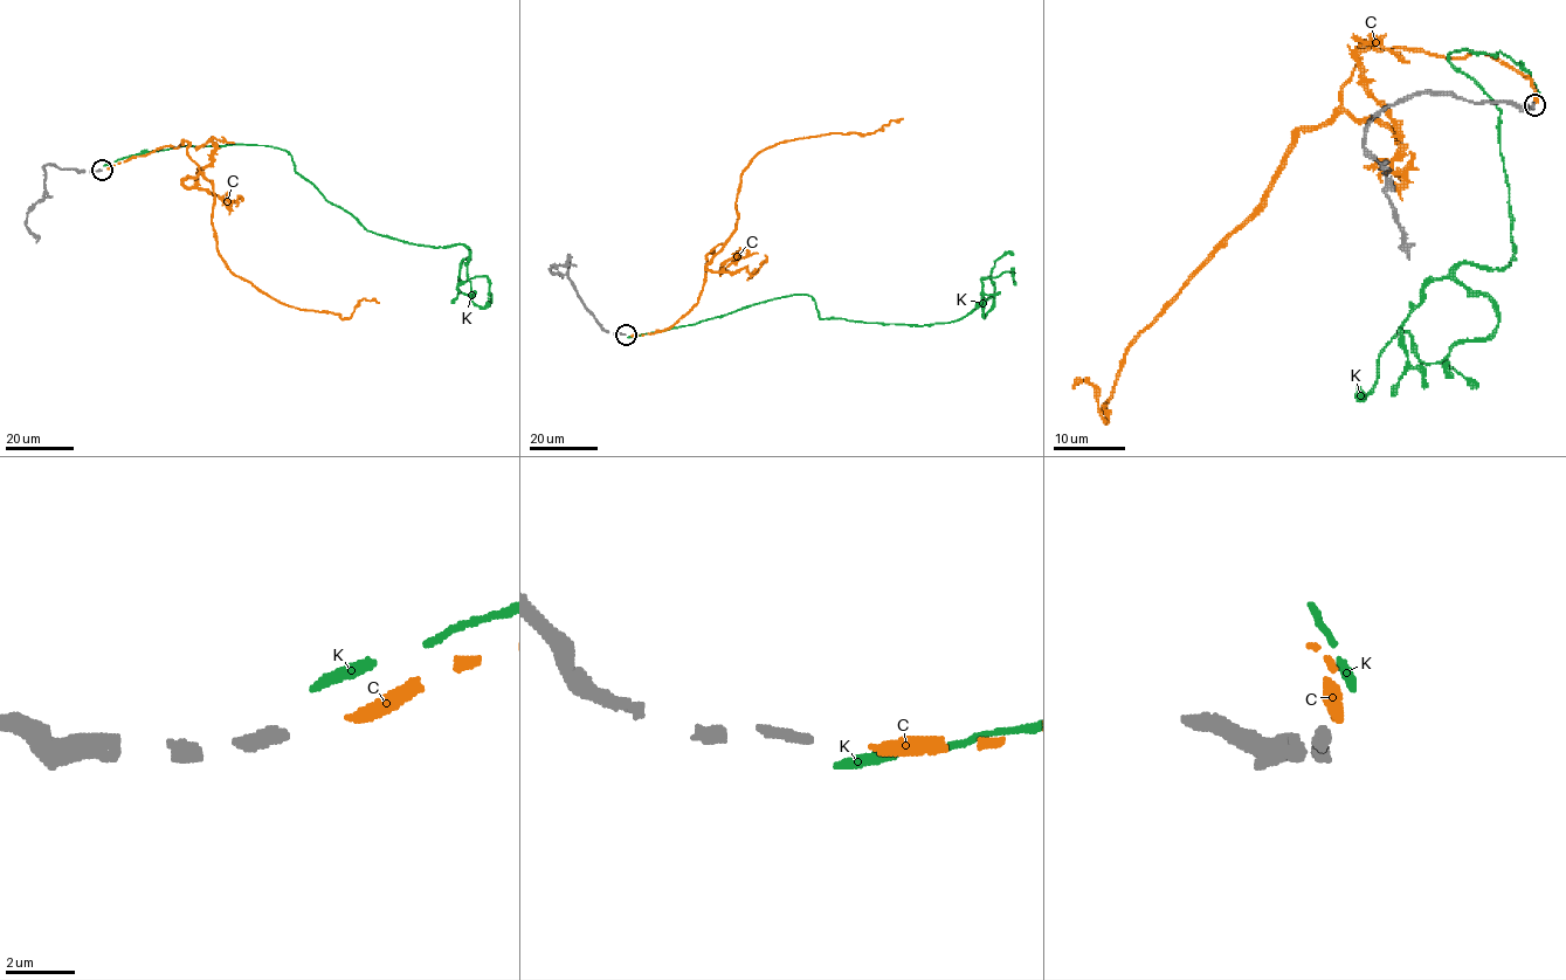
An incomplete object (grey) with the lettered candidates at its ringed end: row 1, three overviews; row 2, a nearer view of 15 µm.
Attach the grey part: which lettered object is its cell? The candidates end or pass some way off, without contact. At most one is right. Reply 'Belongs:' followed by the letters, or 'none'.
Belongs: C

